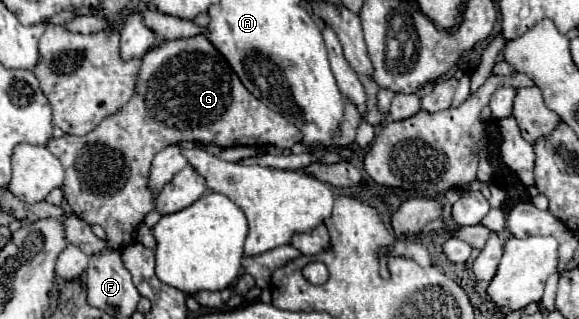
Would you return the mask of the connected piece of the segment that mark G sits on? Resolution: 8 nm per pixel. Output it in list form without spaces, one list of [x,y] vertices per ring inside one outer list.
[[[203,33],[187,39],[173,39],[165,41],[153,49],[149,49],[143,57],[141,73],[137,77],[135,91],[143,91],[143,97],[135,93],[131,101],[117,113],[109,115],[97,125],[91,133],[83,137],[63,135],[59,139],[51,139],[47,149],[63,163],[65,181],[63,181],[63,195],[67,205],[73,209],[77,217],[87,221],[89,225],[101,225],[107,233],[109,247],[121,251],[127,245],[133,245],[135,231],[139,223],[143,223],[145,215],[155,209],[157,193],[147,187],[149,169],[153,157],[171,143],[205,139],[207,143],[215,143],[221,147],[233,145],[275,145],[279,149],[291,149],[293,145],[303,141],[301,131],[289,123],[283,115],[265,107],[257,97],[253,97],[233,69],[225,63],[223,55],[219,55],[219,73],[217,65],[217,49],[207,41]]]

